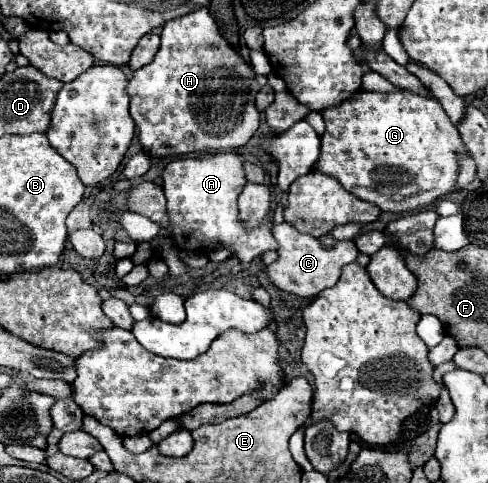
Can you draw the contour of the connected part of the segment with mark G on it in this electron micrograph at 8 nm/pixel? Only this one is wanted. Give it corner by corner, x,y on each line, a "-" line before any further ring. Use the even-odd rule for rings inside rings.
358,91
336,107
322,111
326,131
322,135
322,153
316,163
316,171
338,179
346,191
358,195
358,199
378,205
382,211
402,213
412,209
424,209
444,195
452,193
454,177
458,175
458,155
466,149
458,129
446,117
442,105
436,99
414,95
408,91
370,93

